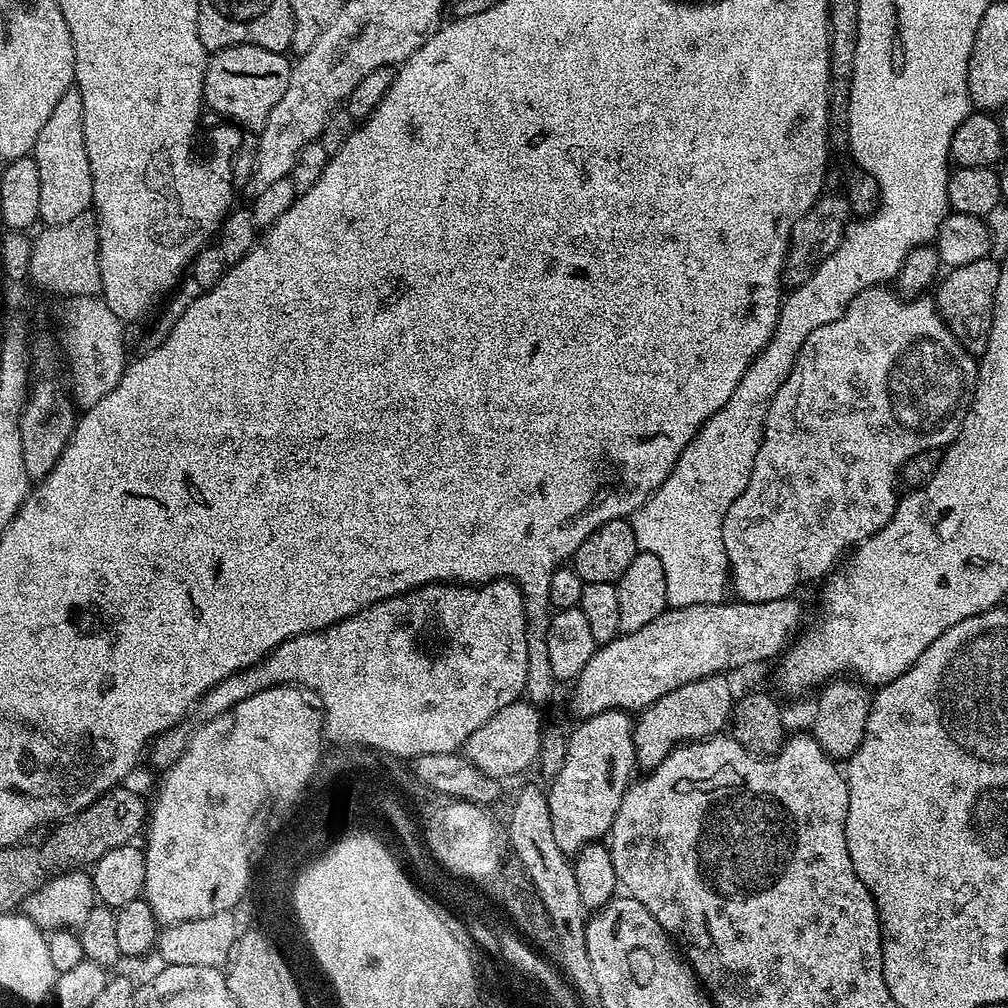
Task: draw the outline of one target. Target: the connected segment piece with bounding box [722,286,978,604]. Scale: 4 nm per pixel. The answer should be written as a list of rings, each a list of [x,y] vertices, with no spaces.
[[[873,286],[862,290],[852,299],[842,318],[834,318],[834,322],[826,322],[826,326],[814,329],[810,338],[802,342],[802,350],[798,350],[798,358],[790,374],[770,402],[764,419],[764,441],[758,446],[758,454],[750,470],[750,482],[746,482],[746,490],[742,490],[738,498],[734,498],[722,522],[722,538],[730,569],[730,588],[734,596],[736,592],[735,599],[753,604],[791,597],[795,593],[792,591],[799,584],[808,584],[811,580],[823,581],[857,544],[878,534],[878,530],[882,530],[882,526],[890,522],[896,509],[898,499],[896,484],[898,488],[900,467],[910,458],[914,458],[914,454],[922,454],[922,450],[947,448],[959,434],[964,415],[968,413],[968,408],[972,404],[977,367],[977,357],[971,356],[958,342],[958,338],[954,338],[954,334],[940,317],[935,299],[905,298],[899,291],[888,286]]]

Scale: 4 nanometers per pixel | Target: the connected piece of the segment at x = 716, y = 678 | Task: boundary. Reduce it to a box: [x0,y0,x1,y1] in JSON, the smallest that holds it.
[632,674,734,770]

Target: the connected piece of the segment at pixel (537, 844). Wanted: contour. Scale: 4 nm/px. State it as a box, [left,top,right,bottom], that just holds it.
[506,786,600,1005]

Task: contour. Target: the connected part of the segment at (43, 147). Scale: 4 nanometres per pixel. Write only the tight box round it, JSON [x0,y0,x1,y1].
[31,91,94,225]

